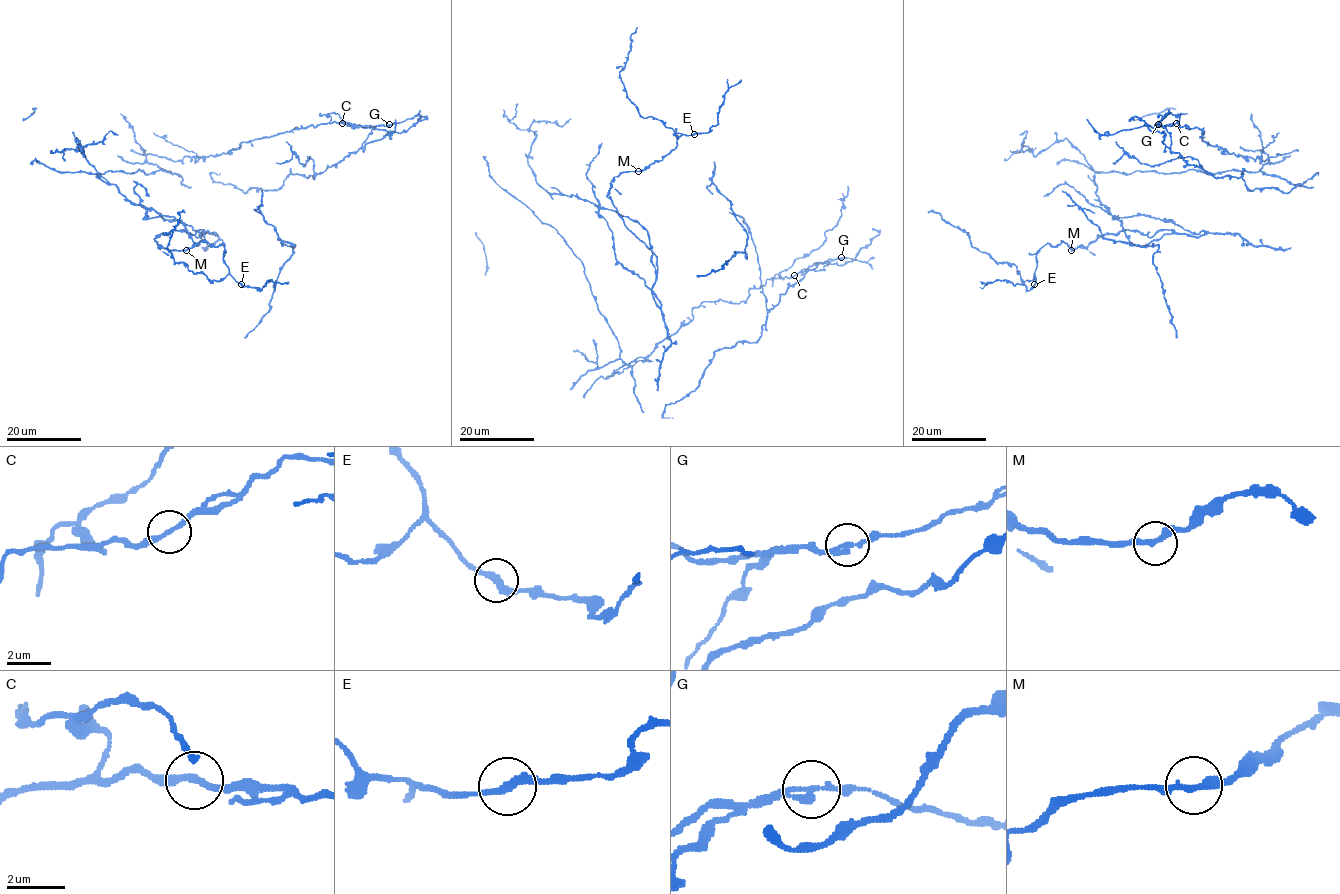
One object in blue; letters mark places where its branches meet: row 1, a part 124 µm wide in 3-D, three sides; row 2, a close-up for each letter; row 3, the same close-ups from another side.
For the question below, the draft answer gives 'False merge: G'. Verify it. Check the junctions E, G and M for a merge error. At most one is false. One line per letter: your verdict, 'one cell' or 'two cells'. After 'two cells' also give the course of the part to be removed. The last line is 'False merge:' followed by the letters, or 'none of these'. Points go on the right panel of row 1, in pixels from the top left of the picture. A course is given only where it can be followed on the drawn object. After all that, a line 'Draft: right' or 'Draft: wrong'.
E: one cell
G: two cells | (1158, 125), (1197, 128), (1210, 145), (1255, 160), (1298, 150)
M: one cell
False merge: G
Draft: right

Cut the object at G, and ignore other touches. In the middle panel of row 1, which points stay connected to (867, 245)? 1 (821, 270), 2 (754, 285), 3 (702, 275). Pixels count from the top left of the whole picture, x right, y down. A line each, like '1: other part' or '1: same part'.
1: same part
2: other part
3: same part

